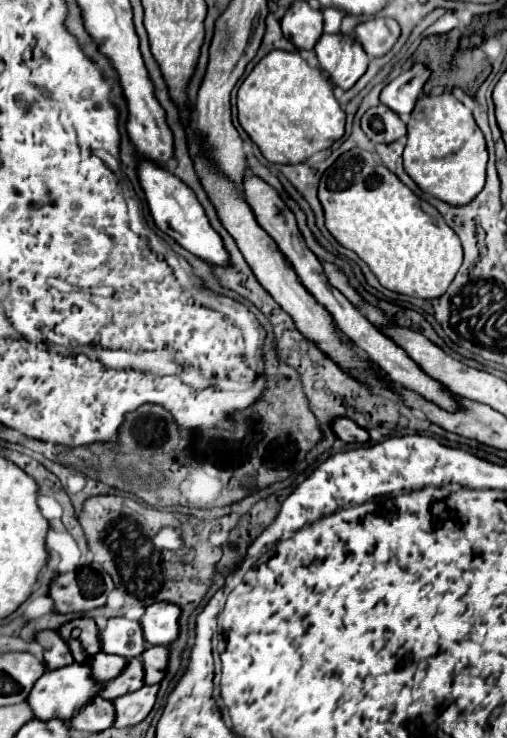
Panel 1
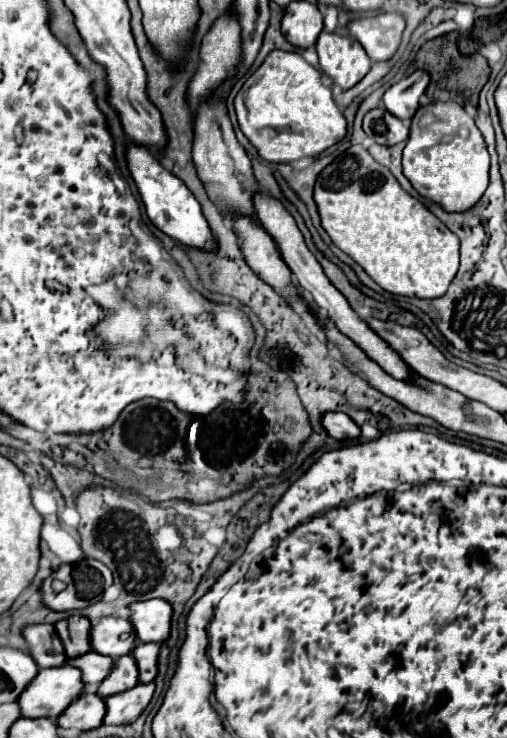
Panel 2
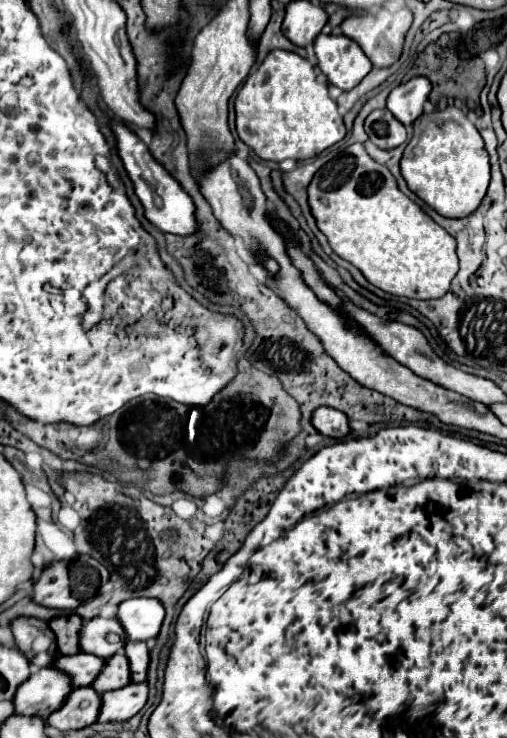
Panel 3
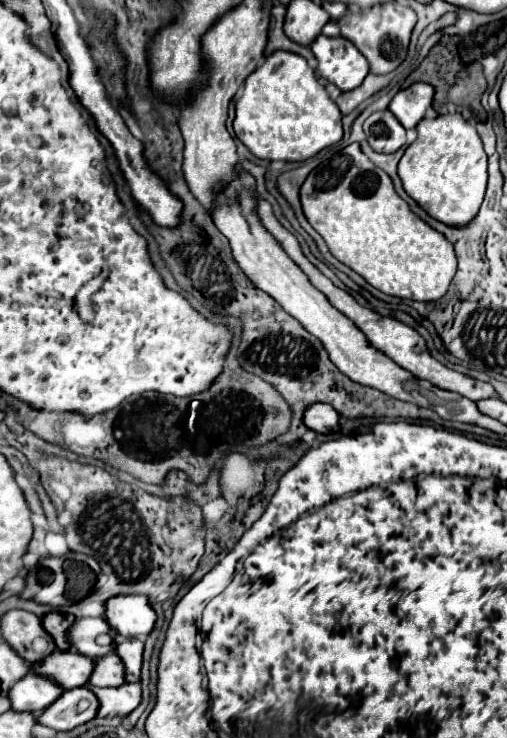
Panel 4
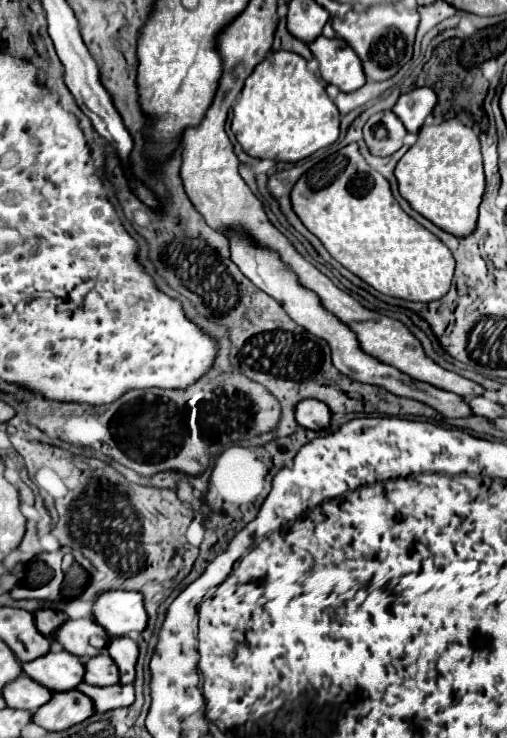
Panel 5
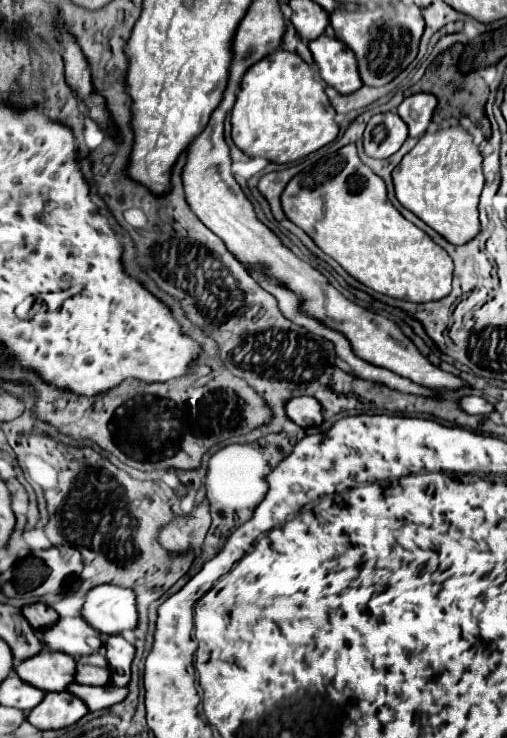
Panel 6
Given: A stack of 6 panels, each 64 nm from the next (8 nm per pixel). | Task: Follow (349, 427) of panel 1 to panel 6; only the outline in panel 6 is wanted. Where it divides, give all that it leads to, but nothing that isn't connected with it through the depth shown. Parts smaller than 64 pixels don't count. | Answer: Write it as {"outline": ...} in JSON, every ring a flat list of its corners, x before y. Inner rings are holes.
{"outline":[[298,396,292,398,286,404,286,412,290,416,292,422,296,422,302,428,310,428,310,426,320,426,324,422,324,414,322,414,322,404,316,398,310,396]]}

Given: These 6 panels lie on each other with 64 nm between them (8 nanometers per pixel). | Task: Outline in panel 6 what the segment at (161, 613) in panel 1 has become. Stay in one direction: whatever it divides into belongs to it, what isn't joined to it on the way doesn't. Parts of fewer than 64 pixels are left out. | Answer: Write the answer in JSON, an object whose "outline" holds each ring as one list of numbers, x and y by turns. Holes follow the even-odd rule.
{"outline":[[96,586,88,592,82,616,102,634,120,634,138,626,136,594,118,586]]}

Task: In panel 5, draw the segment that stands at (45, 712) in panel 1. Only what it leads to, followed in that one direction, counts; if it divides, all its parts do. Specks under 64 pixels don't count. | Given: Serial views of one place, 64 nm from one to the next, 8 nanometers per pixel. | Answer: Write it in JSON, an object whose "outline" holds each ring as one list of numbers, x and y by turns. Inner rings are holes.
{"outline":[[20,674,12,684,8,684,8,688,4,688,4,700,8,708,28,710,32,714,42,704,46,704,52,698,52,694,54,694,52,690,38,684,36,680,30,680,30,676,26,674]]}

